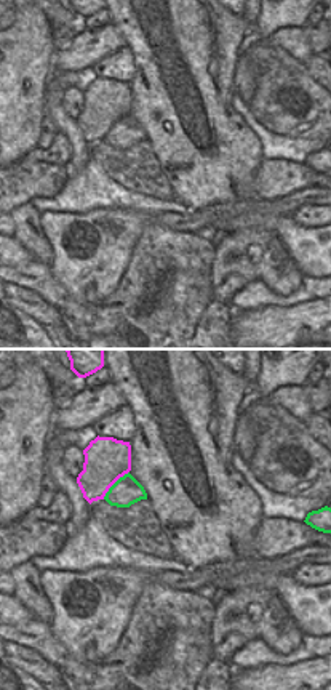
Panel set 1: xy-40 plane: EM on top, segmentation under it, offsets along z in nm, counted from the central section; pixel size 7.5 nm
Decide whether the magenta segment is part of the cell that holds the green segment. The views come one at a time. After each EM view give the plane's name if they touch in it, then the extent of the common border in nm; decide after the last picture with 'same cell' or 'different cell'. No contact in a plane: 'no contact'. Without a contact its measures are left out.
contact in xy-40; length 300 nm

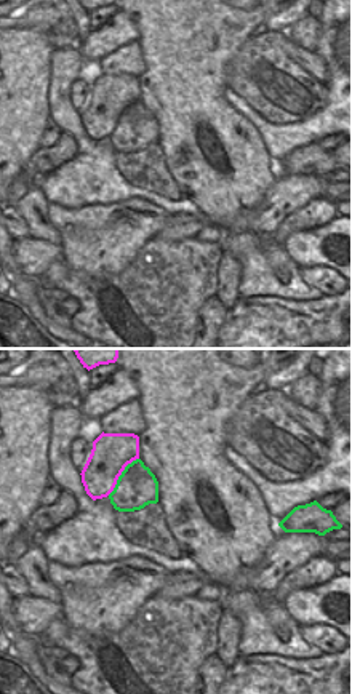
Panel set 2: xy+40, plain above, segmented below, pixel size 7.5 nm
contact in xy+40; length 360 nm

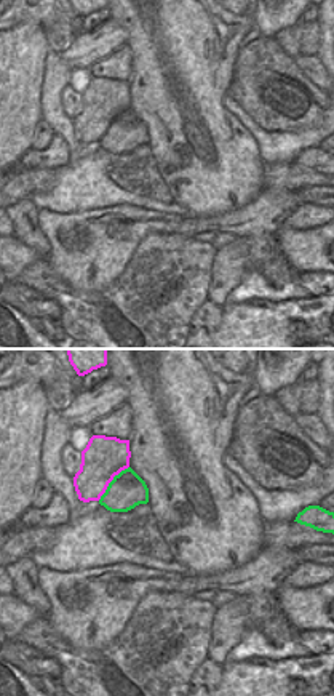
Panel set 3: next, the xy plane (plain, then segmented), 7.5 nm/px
contact in xy; length 360 nm

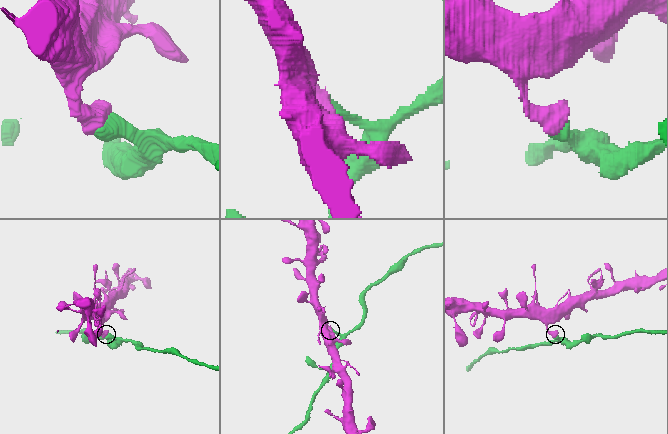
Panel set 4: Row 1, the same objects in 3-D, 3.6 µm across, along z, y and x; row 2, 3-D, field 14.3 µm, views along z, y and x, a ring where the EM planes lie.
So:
different cell

